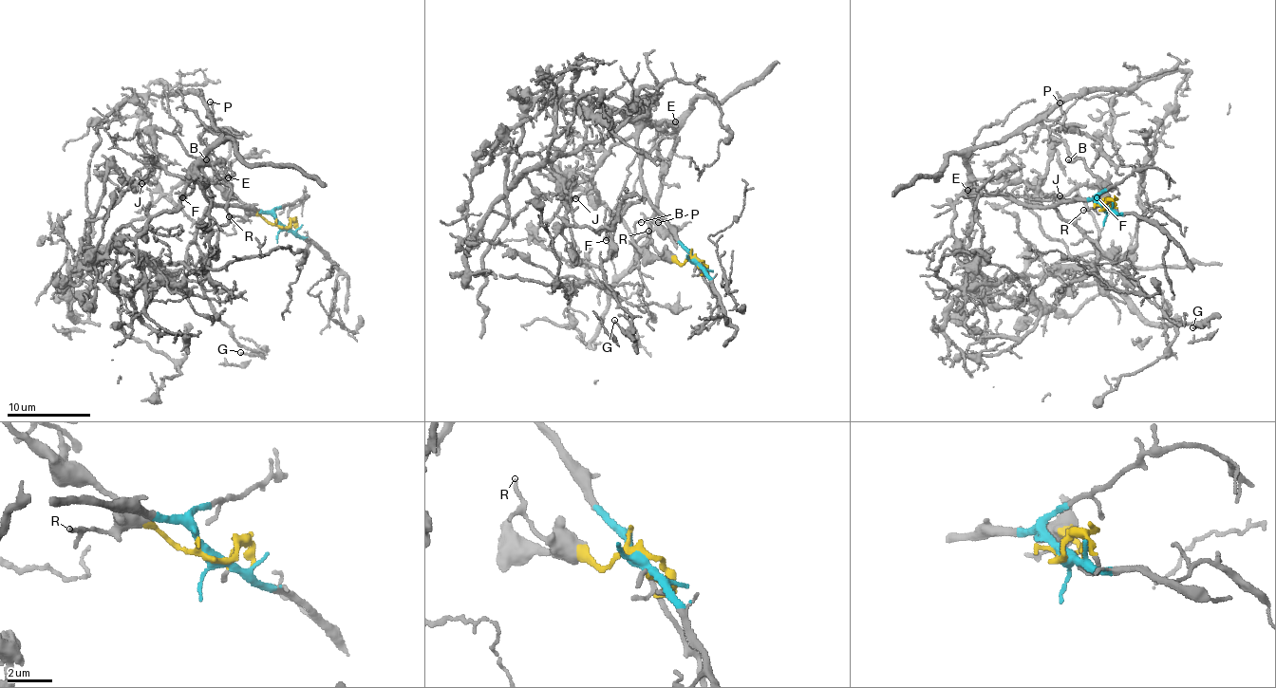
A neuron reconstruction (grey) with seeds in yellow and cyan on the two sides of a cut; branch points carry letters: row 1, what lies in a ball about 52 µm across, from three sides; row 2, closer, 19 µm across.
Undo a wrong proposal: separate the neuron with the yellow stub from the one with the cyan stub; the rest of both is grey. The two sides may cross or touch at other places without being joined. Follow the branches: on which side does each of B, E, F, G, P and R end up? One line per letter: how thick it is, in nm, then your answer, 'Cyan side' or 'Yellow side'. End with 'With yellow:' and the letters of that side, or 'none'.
B: Thickness 150 nm. Yellow side
E: Thickness 90 nm. Cyan side
F: Thickness 190 nm. Cyan side
G: Thickness 120 nm. Cyan side
P: Thickness 180 nm. Cyan side
R: Thickness 150 nm. Yellow side
With yellow: B, R

